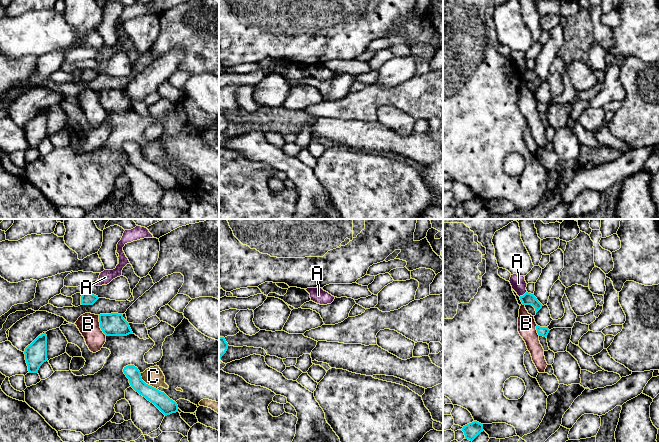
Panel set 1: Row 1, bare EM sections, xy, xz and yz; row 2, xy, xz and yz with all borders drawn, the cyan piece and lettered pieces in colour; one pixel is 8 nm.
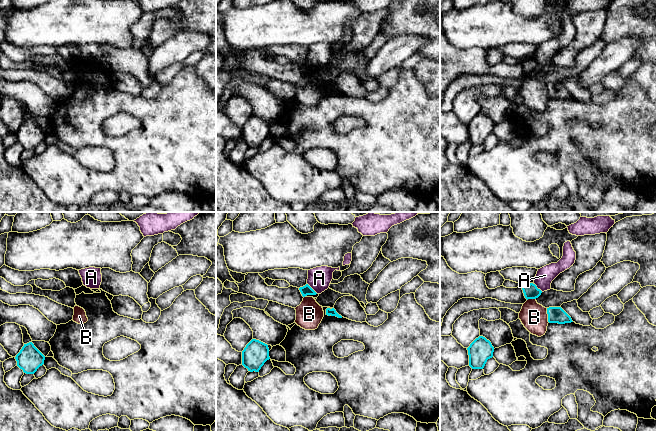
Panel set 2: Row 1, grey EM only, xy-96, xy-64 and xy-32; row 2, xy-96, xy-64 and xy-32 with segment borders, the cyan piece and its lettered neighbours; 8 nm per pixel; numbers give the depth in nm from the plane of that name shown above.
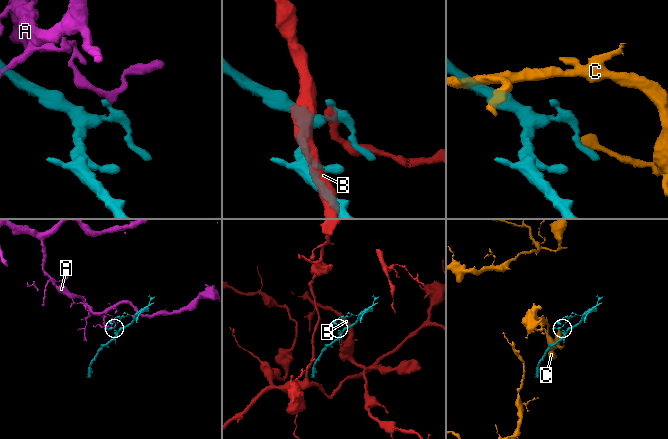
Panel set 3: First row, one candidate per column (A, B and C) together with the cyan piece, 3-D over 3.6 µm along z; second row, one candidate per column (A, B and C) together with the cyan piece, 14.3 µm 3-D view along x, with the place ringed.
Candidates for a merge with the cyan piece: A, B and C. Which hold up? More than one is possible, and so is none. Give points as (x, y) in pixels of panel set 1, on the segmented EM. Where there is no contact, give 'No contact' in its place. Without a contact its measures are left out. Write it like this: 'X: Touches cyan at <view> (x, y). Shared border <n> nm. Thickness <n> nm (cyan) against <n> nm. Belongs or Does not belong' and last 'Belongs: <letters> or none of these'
A: Touches cyan at yz (523, 295). Shared border 80 nm. Thickness 100 nm (cyan) against 120 nm. Does not belong
B: Touches cyan at xy (100, 325). Shared border 180 nm. Thickness 180 nm (cyan) against 180 nm. Does not belong
C: Touches cyan at xy (145, 383). Shared border 190 nm. Thickness 130 nm (cyan) against 160 nm. Does not belong
Belongs: none of these

